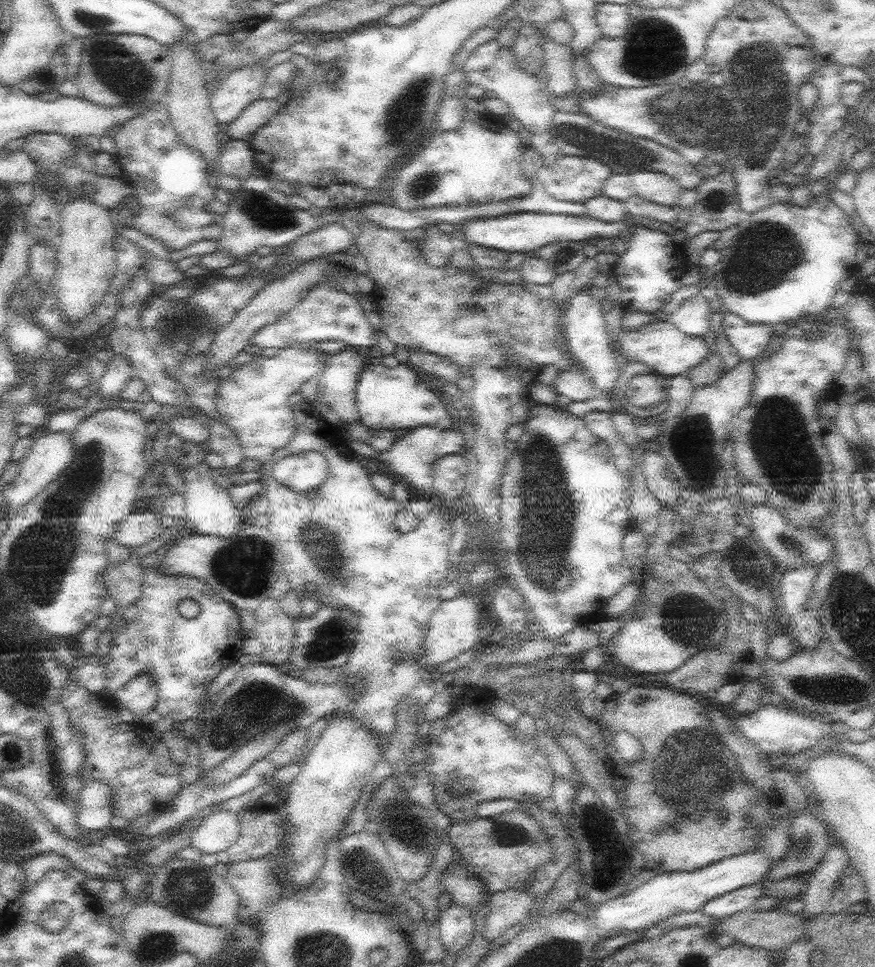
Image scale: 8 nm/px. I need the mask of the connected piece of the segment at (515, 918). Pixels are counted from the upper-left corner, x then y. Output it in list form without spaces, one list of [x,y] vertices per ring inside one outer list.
[[[520,889],[494,893],[489,902],[491,909],[484,923],[484,936],[493,942],[515,924],[526,921],[534,900],[534,896]]]

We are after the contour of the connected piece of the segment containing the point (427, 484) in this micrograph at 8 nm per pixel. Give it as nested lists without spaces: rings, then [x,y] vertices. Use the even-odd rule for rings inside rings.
[[[419,426],[410,429],[410,432],[402,439],[395,439],[395,443],[387,451],[380,453],[380,458],[386,466],[394,470],[397,479],[408,482],[410,486],[418,489],[427,499],[440,500],[433,487],[434,467],[437,460],[448,456],[448,454],[464,453],[470,450],[469,442],[465,433],[460,428],[451,428],[444,432],[433,426]]]

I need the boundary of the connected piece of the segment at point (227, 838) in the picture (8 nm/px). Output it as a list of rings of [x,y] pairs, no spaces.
[[[216,811],[197,823],[189,846],[203,855],[226,851],[240,836],[240,814]]]

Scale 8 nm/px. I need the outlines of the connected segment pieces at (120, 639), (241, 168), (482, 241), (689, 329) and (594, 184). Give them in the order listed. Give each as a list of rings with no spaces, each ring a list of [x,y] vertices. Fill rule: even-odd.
[[[164,559],[154,565],[143,565],[145,568],[144,584],[141,597],[136,602],[138,613],[127,621],[128,625],[124,629],[112,632],[114,641],[110,652],[111,657],[105,665],[105,692],[115,693],[132,677],[140,673],[154,675],[159,688],[154,710],[162,717],[173,718],[178,723],[197,716],[201,710],[202,698],[209,696],[207,692],[210,684],[226,666],[244,660],[242,642],[248,636],[240,625],[240,611],[222,595],[218,595],[208,582],[193,578],[193,576],[180,578],[176,574],[163,574],[163,572],[161,575],[159,566],[162,562]],[[185,598],[195,600],[201,608],[200,613],[192,619],[182,617],[178,612],[178,604]]]
[[[230,139],[223,145],[219,165],[222,174],[246,179],[255,169],[255,156],[251,144],[242,139]]]
[[[518,212],[518,214],[507,214],[506,216],[497,216],[497,217],[486,217],[486,218],[479,218],[479,219],[472,219],[468,220],[467,223],[460,224],[459,230],[463,232],[465,241],[464,242],[471,242],[472,244],[479,244],[480,246],[485,246],[486,248],[495,248],[504,252],[524,252],[527,251],[537,251],[538,249],[542,248],[543,246],[546,246],[547,244],[558,242],[558,241],[564,241],[564,242],[582,242],[588,239],[594,240],[598,237],[604,237],[604,238],[611,238],[614,237],[618,238],[618,235],[625,230],[626,228],[626,218],[631,217],[631,215],[625,216],[624,220],[621,220],[620,222],[604,222],[603,220],[598,220],[597,218],[590,217],[588,215],[586,216],[572,216],[572,215],[565,215],[565,214],[540,214],[539,212]]]
[[[700,292],[692,298],[684,300],[684,304],[665,319],[672,321],[676,328],[688,336],[703,337],[710,329],[710,319],[713,313],[709,302]]]
[[[564,155],[554,164],[542,165],[537,172],[537,179],[543,184],[545,191],[556,200],[586,203],[595,196],[603,195],[604,185],[612,175],[612,169],[603,160]]]

